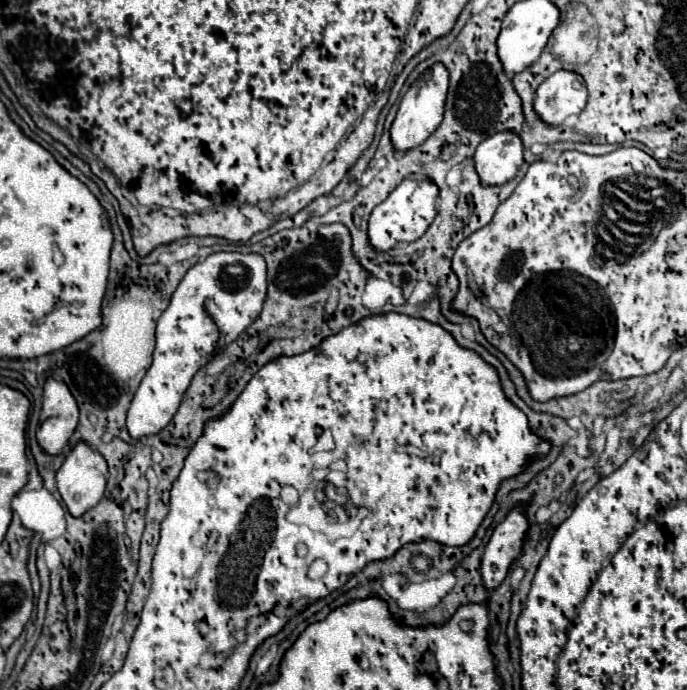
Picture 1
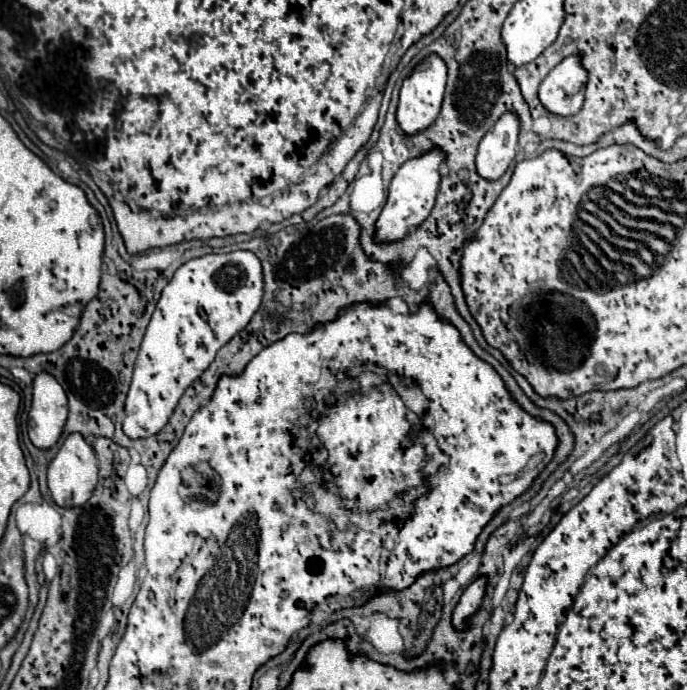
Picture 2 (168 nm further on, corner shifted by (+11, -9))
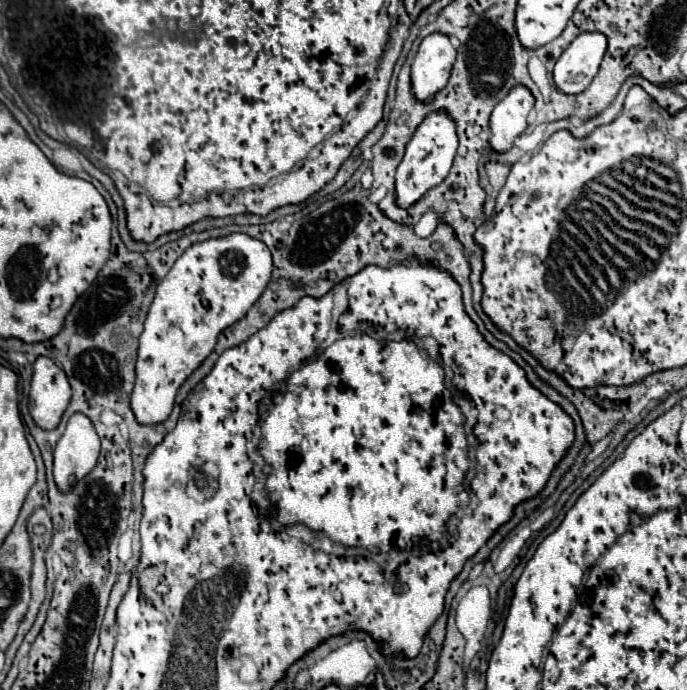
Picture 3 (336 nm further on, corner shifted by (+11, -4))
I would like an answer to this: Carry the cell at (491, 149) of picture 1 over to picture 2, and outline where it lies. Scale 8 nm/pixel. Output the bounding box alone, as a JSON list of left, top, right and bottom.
[477,113,519,181]

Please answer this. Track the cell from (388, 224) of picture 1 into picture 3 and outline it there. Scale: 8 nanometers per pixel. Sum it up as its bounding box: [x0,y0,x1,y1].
[395,110,459,208]

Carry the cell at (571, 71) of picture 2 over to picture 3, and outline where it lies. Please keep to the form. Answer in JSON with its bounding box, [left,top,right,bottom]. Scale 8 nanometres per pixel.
[553,32,607,94]

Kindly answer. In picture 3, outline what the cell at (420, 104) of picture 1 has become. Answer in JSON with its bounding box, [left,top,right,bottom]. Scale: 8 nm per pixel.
[411,32,457,100]

